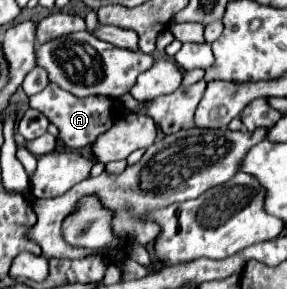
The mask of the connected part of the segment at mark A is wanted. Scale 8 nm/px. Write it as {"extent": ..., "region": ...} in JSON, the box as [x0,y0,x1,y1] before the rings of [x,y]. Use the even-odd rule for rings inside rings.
{"extent":[30,84,114,150],"region":[[[48,84],[40,94],[30,98],[30,108],[36,108],[50,120],[50,124],[58,128],[58,140],[64,144],[64,148],[82,150],[114,124],[112,102],[114,100],[108,98],[72,98],[72,94],[68,94],[66,90]]]}

